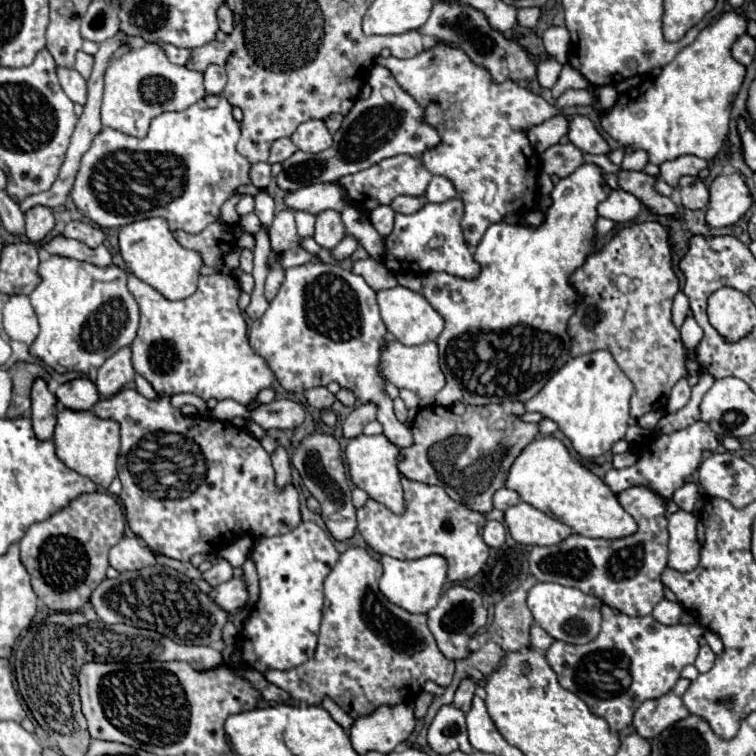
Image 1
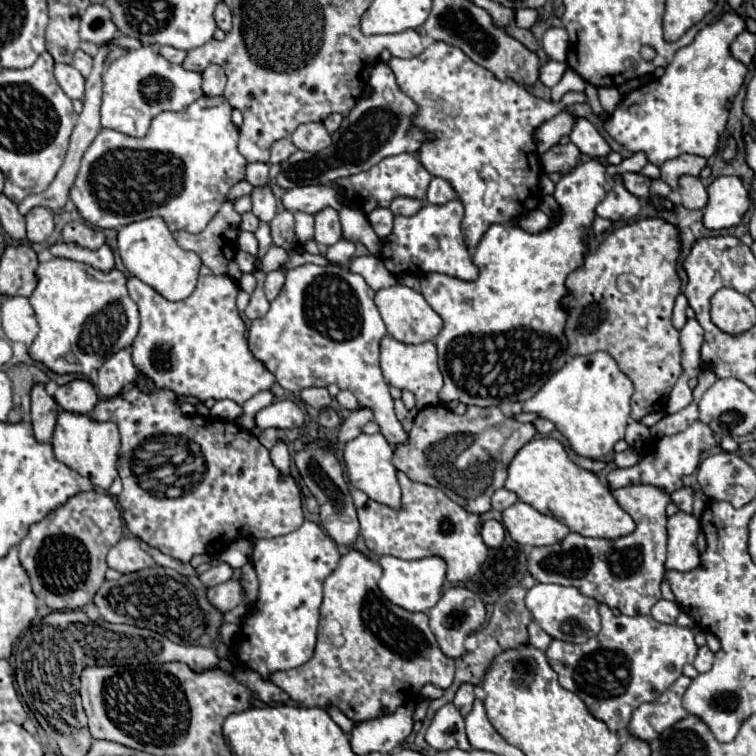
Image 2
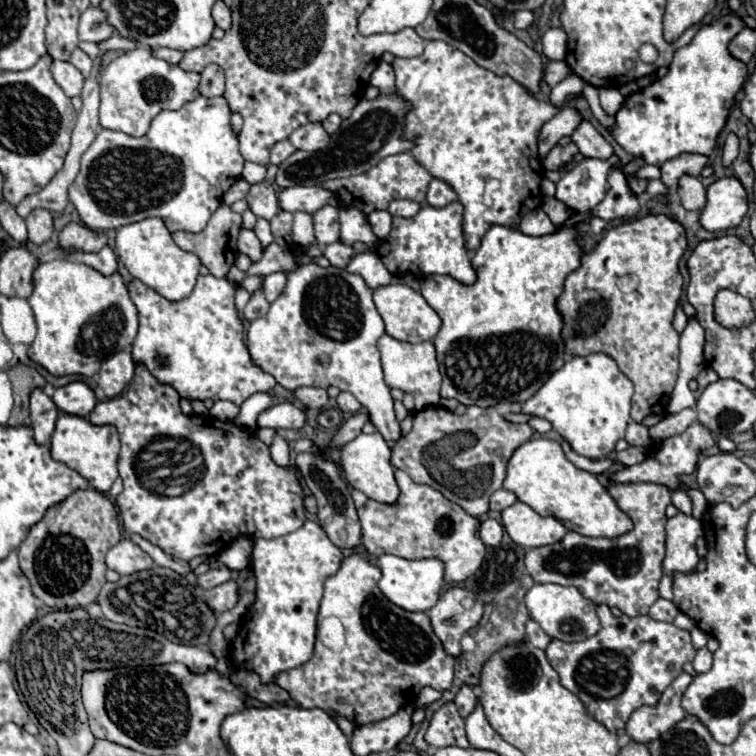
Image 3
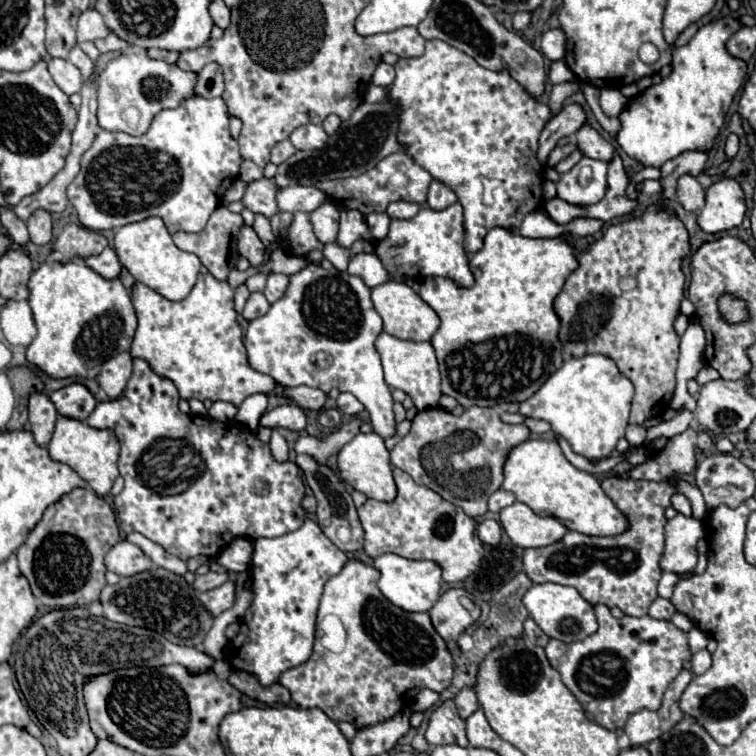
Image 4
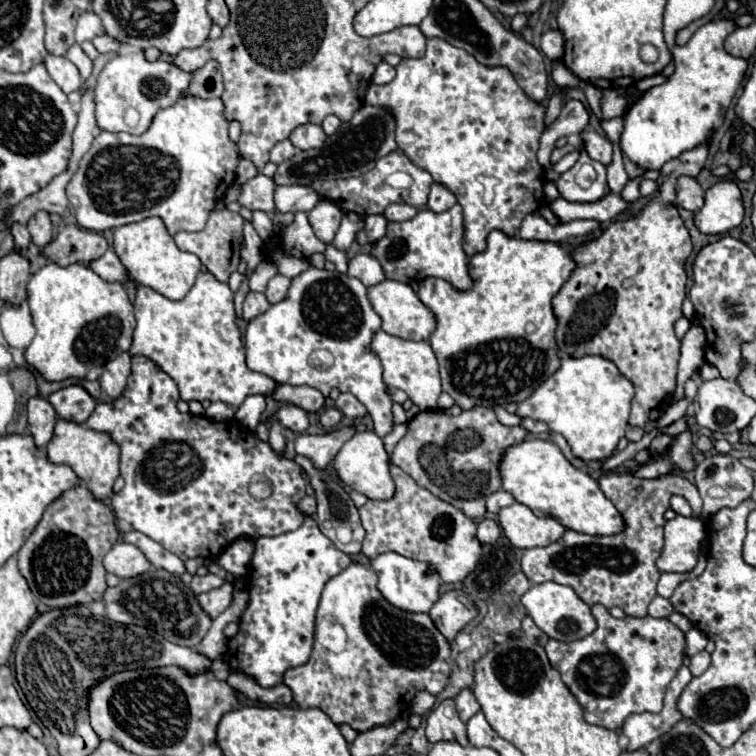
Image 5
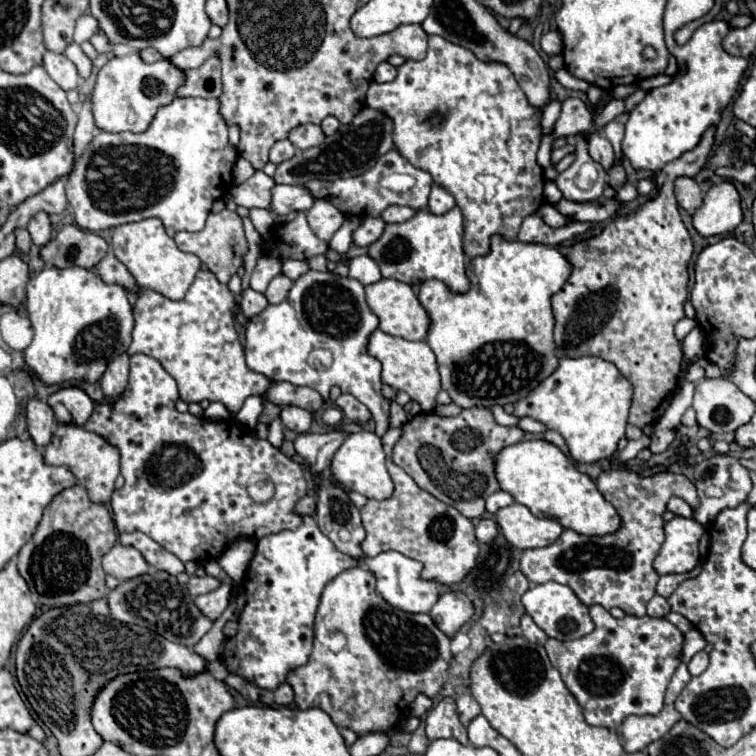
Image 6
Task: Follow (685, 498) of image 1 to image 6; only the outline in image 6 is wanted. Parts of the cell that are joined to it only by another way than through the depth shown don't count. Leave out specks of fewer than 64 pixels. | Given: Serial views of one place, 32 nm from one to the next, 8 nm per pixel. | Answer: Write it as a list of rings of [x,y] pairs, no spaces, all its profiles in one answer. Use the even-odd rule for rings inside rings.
[[[678,496],[670,498],[670,502],[668,502],[668,510],[674,512],[676,516],[684,516],[684,518],[692,518],[692,516],[694,516],[694,510],[688,506],[688,502],[682,500],[682,498],[678,498]]]

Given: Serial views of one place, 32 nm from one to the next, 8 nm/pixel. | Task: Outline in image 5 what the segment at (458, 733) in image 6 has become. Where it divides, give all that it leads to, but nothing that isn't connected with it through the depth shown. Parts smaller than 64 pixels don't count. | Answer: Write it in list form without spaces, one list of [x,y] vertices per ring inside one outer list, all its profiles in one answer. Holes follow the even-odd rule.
[[[444,700],[438,708],[430,712],[428,726],[426,726],[426,738],[432,744],[440,740],[456,740],[460,746],[468,746],[466,724],[460,720],[454,700]]]

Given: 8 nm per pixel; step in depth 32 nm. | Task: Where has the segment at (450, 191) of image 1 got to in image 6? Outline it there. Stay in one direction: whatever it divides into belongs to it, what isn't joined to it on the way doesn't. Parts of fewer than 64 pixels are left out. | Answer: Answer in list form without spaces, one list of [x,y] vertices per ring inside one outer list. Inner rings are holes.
[[[438,184],[432,186],[430,202],[428,202],[428,210],[430,210],[432,214],[444,214],[444,212],[448,212],[454,204],[456,204],[456,202],[454,202],[454,196],[452,196],[448,190],[444,190],[444,188],[438,186]]]

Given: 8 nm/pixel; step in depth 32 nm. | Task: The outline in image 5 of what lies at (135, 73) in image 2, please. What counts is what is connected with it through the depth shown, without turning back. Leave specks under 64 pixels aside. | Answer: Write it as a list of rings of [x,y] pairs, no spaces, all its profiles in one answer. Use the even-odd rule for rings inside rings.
[[[136,50],[126,56],[116,56],[104,66],[94,88],[98,126],[108,132],[144,134],[158,110],[168,108],[176,104],[176,100],[186,96],[190,82],[190,72],[184,72],[176,68],[176,64],[164,60],[150,62],[146,60],[144,50]]]

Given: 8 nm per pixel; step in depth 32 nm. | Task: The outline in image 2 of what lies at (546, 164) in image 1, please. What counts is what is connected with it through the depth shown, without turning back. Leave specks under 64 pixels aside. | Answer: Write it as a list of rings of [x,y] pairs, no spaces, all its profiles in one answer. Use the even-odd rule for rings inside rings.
[[[572,142],[566,146],[556,144],[548,152],[544,152],[540,156],[540,160],[542,160],[542,168],[546,174],[558,172],[560,176],[564,176],[580,164],[580,150]]]

